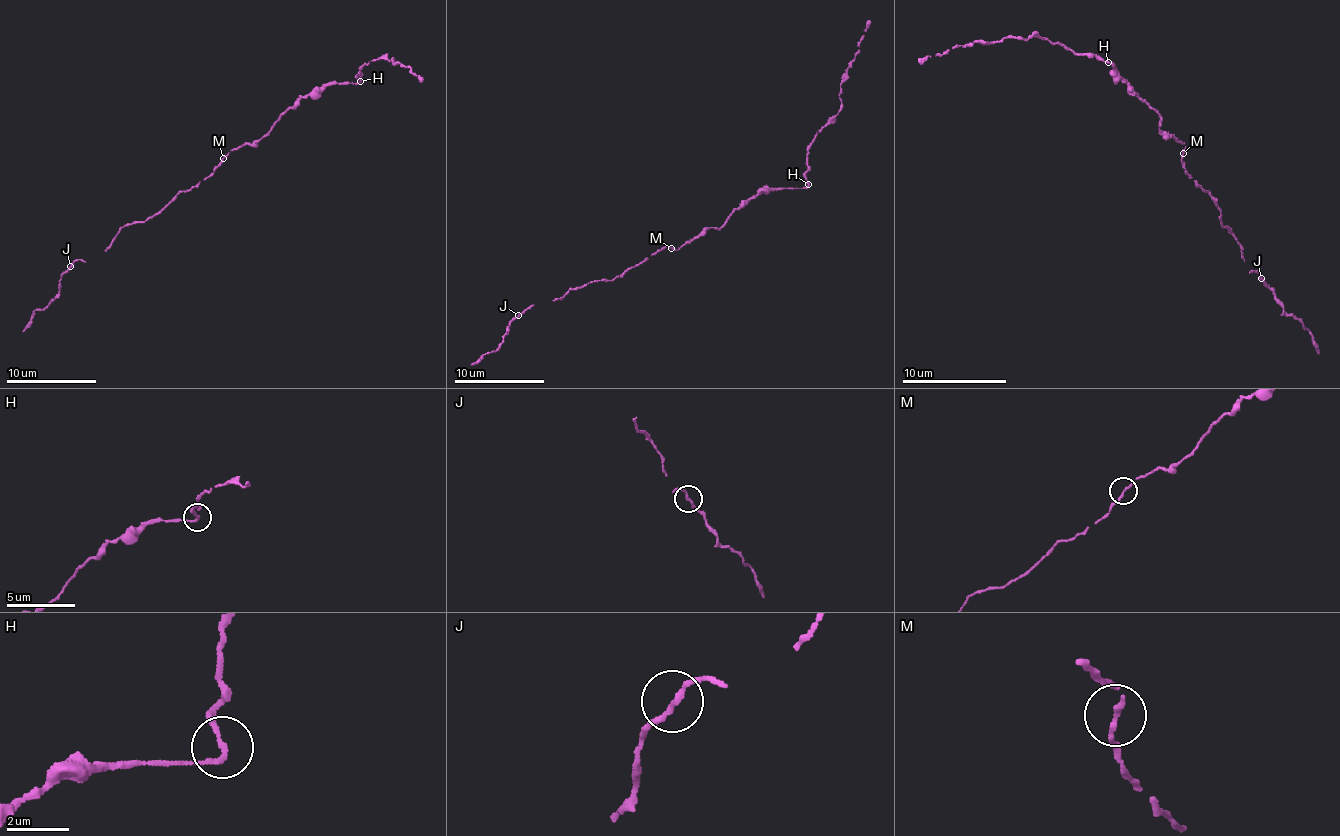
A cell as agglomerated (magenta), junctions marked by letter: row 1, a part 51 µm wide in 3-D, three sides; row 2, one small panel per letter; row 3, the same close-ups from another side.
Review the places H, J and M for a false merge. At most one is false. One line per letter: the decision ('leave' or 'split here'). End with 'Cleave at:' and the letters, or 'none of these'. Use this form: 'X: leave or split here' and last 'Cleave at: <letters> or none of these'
H: leave
J: leave
M: leave
Cleave at: none of these

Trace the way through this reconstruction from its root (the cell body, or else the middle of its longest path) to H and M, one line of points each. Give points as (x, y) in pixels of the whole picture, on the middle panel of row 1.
H: (698, 237), (709, 228), (718, 228), (750, 199), (763, 192), (781, 187), (806, 187), (808, 183)
M: (698, 237), (685, 241), (676, 250), (671, 248)

